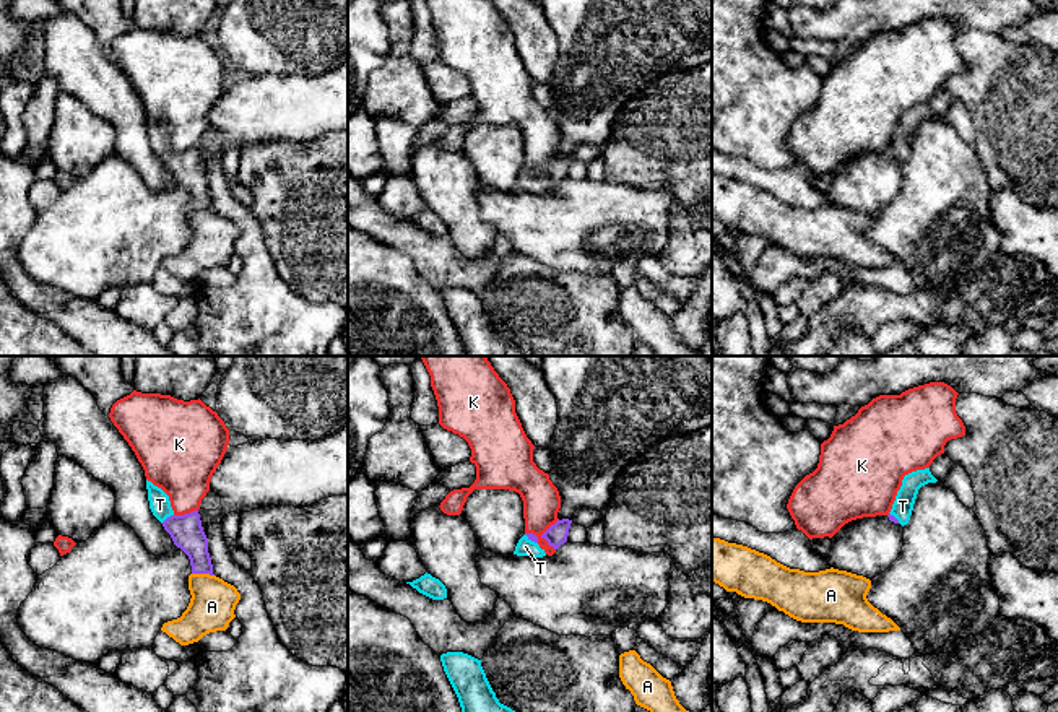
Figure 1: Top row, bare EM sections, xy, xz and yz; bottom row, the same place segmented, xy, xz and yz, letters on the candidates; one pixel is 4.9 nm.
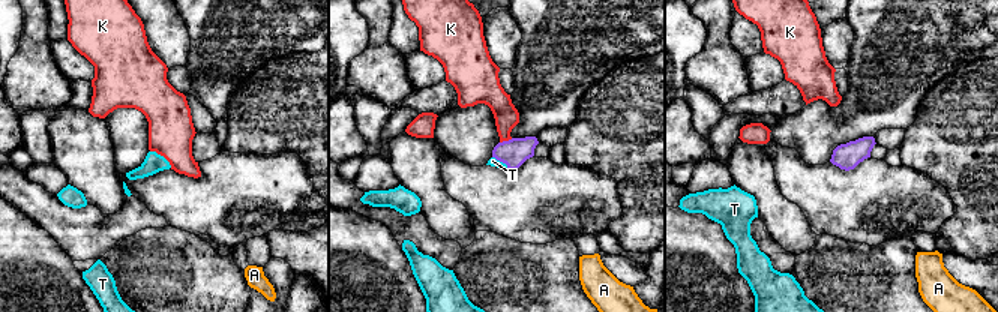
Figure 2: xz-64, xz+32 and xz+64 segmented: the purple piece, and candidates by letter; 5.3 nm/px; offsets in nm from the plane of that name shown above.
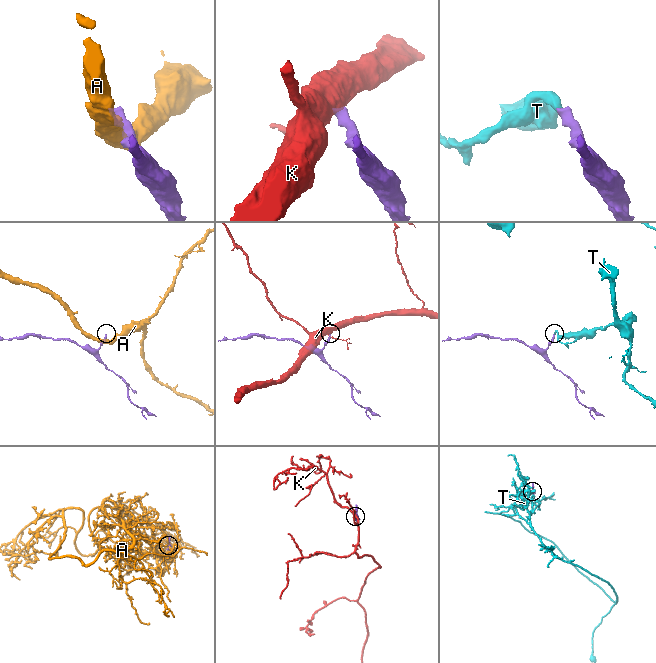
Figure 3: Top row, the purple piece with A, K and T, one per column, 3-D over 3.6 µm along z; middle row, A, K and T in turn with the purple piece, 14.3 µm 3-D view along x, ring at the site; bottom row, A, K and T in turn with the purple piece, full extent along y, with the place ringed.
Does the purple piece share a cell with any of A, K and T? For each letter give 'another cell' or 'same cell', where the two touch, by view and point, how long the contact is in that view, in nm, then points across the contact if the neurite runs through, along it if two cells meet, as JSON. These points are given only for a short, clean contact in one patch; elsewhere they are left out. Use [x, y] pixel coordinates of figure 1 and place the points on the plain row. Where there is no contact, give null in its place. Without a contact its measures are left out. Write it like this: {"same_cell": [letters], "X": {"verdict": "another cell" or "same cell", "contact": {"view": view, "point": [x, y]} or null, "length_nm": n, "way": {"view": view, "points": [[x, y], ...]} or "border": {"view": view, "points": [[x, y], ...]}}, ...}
{"same_cell": ["T"], "A": {"verdict": "another cell", "contact": {"view": "xy", "point": [203, 208]}, "length_nm": 110}, "K": {"verdict": "another cell", "contact": {"view": "xz", "point": [543, 169]}, "length_nm": 180, "border": {"view": "xz", "points": [[558, 155], [538, 173], [525, 169]]}}, "T": {"verdict": "same cell", "contact": {"view": "xy", "point": [168, 153]}, "length_nm": 80, "way": {"view": "xy", "points": [[186, 166], [168, 153], [160, 140]]}}}

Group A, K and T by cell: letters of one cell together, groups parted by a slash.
A / K / T

